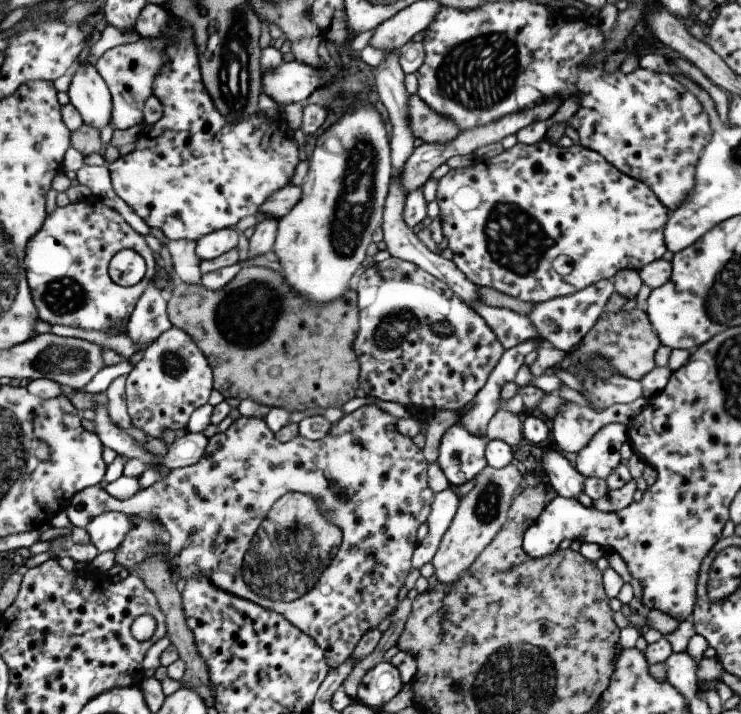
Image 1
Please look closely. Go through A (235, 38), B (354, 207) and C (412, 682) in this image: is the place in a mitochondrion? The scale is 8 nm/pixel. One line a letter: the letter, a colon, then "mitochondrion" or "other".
A: mitochondrion
B: mitochondrion
C: other

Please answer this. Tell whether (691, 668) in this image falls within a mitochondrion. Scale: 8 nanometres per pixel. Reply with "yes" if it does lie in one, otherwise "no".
no

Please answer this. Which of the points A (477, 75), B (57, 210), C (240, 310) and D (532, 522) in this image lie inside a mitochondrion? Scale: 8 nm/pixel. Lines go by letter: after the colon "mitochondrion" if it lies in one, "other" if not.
A: mitochondrion
B: other
C: mitochondrion
D: other

